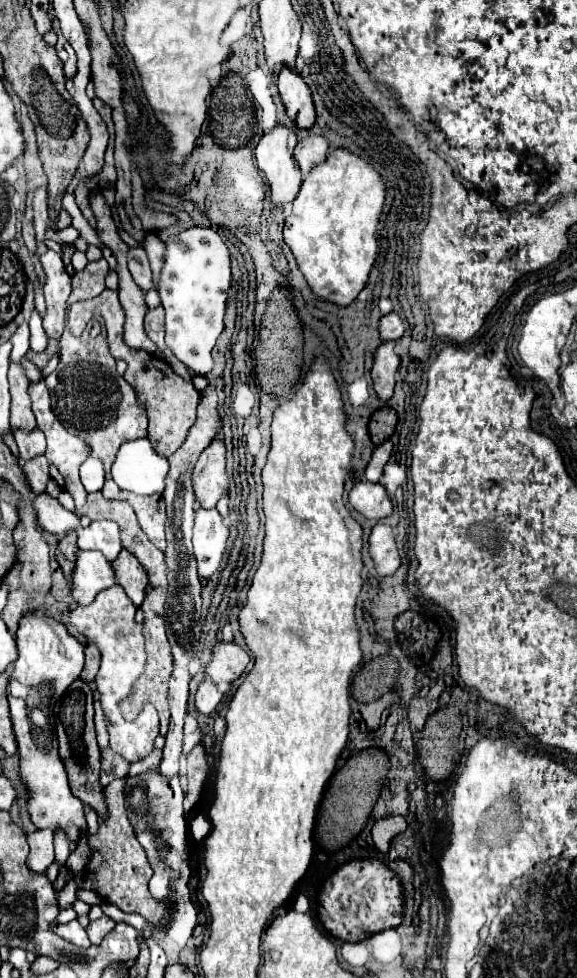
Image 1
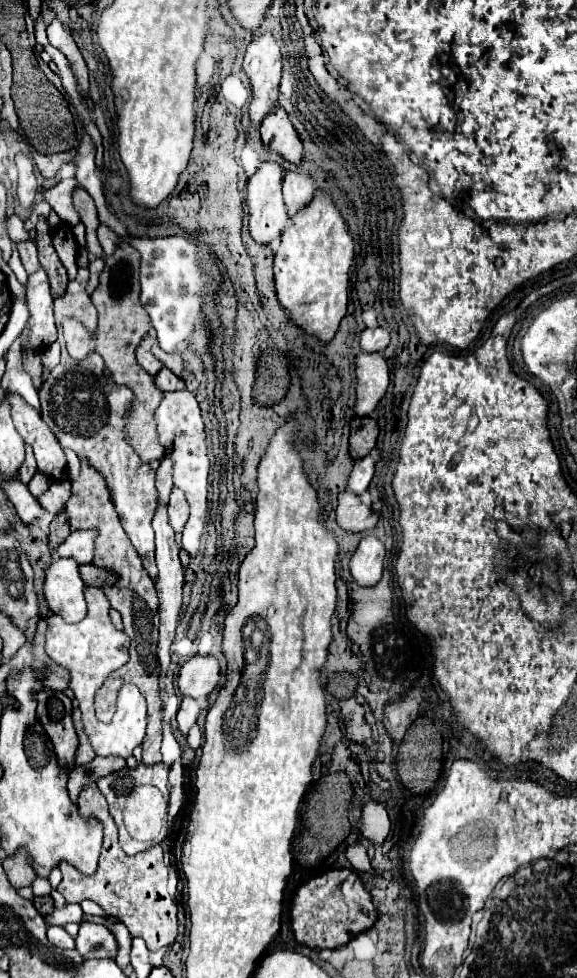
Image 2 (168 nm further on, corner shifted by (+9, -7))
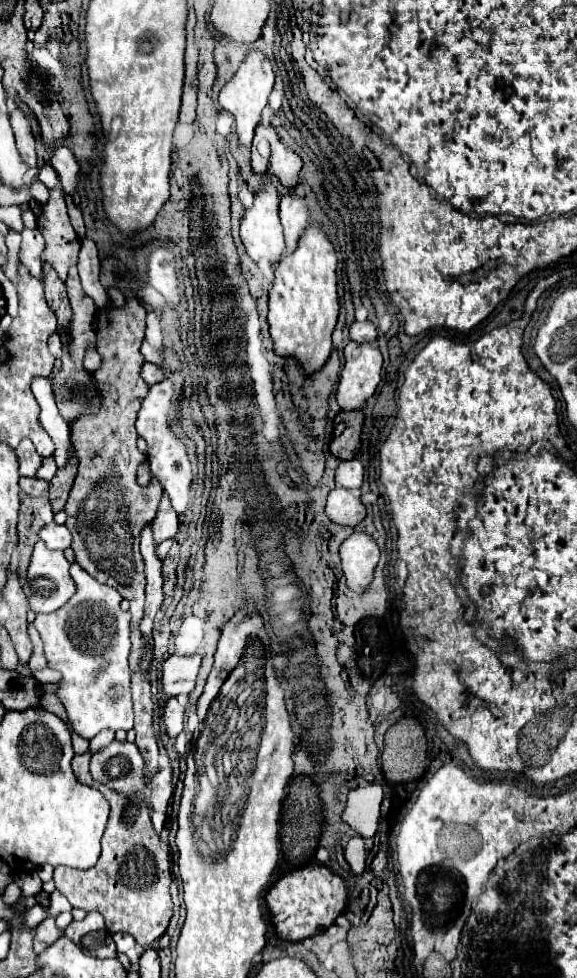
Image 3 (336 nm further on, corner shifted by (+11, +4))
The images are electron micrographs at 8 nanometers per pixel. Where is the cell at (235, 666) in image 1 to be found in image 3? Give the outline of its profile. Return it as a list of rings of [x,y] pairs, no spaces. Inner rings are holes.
[[[171,655],[163,663],[163,675],[161,675],[165,695],[167,697],[189,695],[193,691],[193,687],[195,687],[199,665],[201,665],[199,655],[193,655],[193,657]]]

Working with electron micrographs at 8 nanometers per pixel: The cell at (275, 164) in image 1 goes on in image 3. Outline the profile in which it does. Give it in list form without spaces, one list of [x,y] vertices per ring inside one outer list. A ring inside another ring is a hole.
[[[267,181],[255,195],[253,207],[243,215],[241,241],[253,263],[267,261],[277,265],[285,251],[283,227],[279,221],[279,195]]]

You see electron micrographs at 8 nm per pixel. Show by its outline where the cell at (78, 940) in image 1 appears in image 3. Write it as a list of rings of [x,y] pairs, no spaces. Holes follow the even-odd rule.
[[[47,917],[45,921],[41,921],[35,927],[35,937],[33,937],[33,949],[35,953],[43,953],[51,943],[55,943],[55,939],[59,939],[61,931],[55,925],[53,917]]]

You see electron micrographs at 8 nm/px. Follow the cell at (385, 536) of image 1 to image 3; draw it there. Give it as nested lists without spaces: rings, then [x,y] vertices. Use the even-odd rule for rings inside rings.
[[[353,533],[341,543],[339,557],[347,587],[355,593],[365,593],[373,581],[373,571],[379,561],[377,543],[365,533]]]

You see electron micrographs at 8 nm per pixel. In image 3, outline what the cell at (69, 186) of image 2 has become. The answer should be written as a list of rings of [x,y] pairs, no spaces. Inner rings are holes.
[[[43,163],[43,165],[39,167],[37,179],[39,179],[41,183],[45,183],[47,187],[55,187],[55,185],[59,185],[59,177],[57,177],[55,169],[53,169],[49,163]]]

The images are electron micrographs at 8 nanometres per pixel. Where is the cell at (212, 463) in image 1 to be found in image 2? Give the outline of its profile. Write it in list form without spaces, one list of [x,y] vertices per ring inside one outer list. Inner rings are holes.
[[[173,488],[169,498],[169,524],[175,532],[181,532],[185,522],[189,518],[189,504],[185,500],[185,494],[179,488]]]

